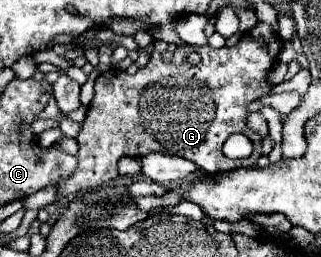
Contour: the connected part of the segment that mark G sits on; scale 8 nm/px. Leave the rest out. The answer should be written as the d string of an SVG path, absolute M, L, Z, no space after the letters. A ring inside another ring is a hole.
M259 21L253 29L249 29L245 35L241 35L237 45L233 45L233 47L215 49L211 45L203 45L203 47L179 45L173 61L163 63L161 53L165 51L165 41L155 41L149 63L140 68L135 75L129 75L121 69L109 69L109 71L101 73L95 81L95 97L93 97L93 101L87 109L87 117L81 123L81 131L77 135L79 167L67 181L59 183L57 189L61 191L61 195L71 195L71 193L77 193L81 189L101 185L101 183L117 177L117 165L115 163L121 157L139 157L139 155L147 155L147 153L155 153L155 151L179 155L183 159L199 165L205 173L231 171L231 169L237 169L237 167L255 165L257 159L261 157L263 139L261 139L259 133L255 133L247 125L247 115L249 115L247 105L273 91L273 85L269 83L267 75L275 67L279 53L281 53L281 47L283 47L283 43L281 43L279 35L275 33L275 29L271 25ZM191 51L201 53L201 64L189 65L189 63L185 63L183 55L191 53ZM233 133L243 133L255 143L251 157L247 157L247 159L227 159L223 155L221 147L223 147L225 139Z

